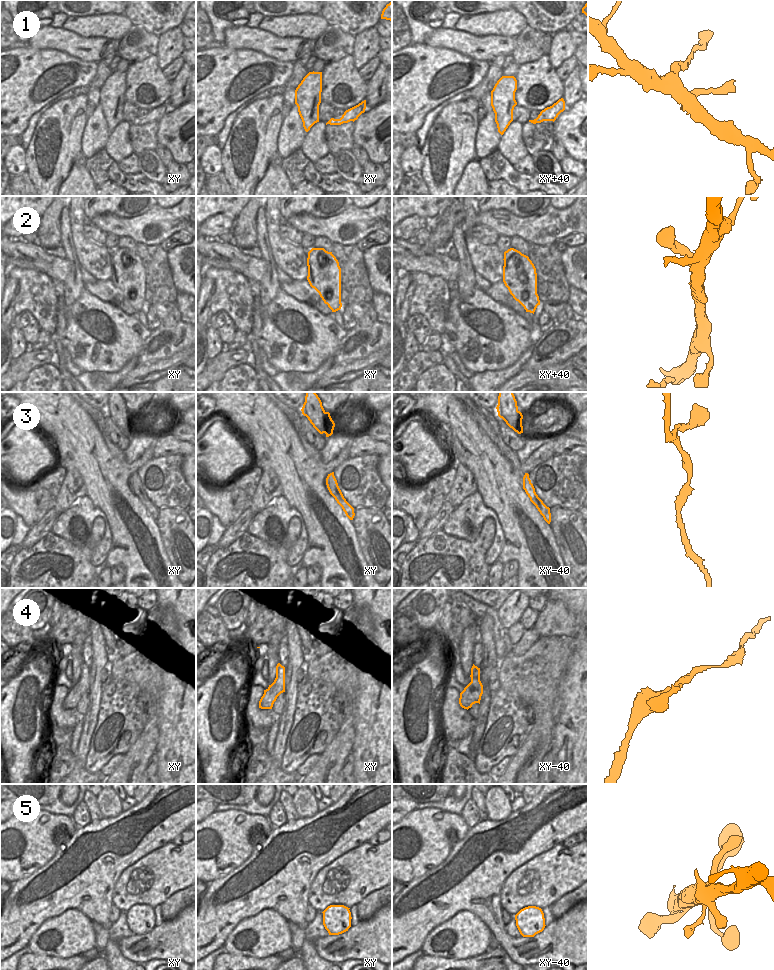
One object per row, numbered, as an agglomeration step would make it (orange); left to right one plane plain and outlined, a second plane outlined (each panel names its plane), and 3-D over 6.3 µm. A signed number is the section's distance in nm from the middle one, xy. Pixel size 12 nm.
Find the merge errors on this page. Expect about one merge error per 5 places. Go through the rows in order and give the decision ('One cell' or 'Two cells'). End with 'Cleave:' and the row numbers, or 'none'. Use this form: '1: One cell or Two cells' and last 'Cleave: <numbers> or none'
1: One cell
2: One cell
3: One cell
4: One cell
5: One cell
Cleave: none.

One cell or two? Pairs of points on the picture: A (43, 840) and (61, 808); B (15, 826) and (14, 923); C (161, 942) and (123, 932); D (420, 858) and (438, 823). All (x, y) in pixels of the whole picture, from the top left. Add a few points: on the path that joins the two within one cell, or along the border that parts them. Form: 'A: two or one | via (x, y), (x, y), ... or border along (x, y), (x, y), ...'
A: two | border along (43, 809), (51, 813), (61, 813), (71, 817)
B: two | border along (35, 871), (10, 882)
C: two | border along (133, 935), (117, 943), (127, 958)
D: one | via (421, 849), (423, 838), (429, 832)

